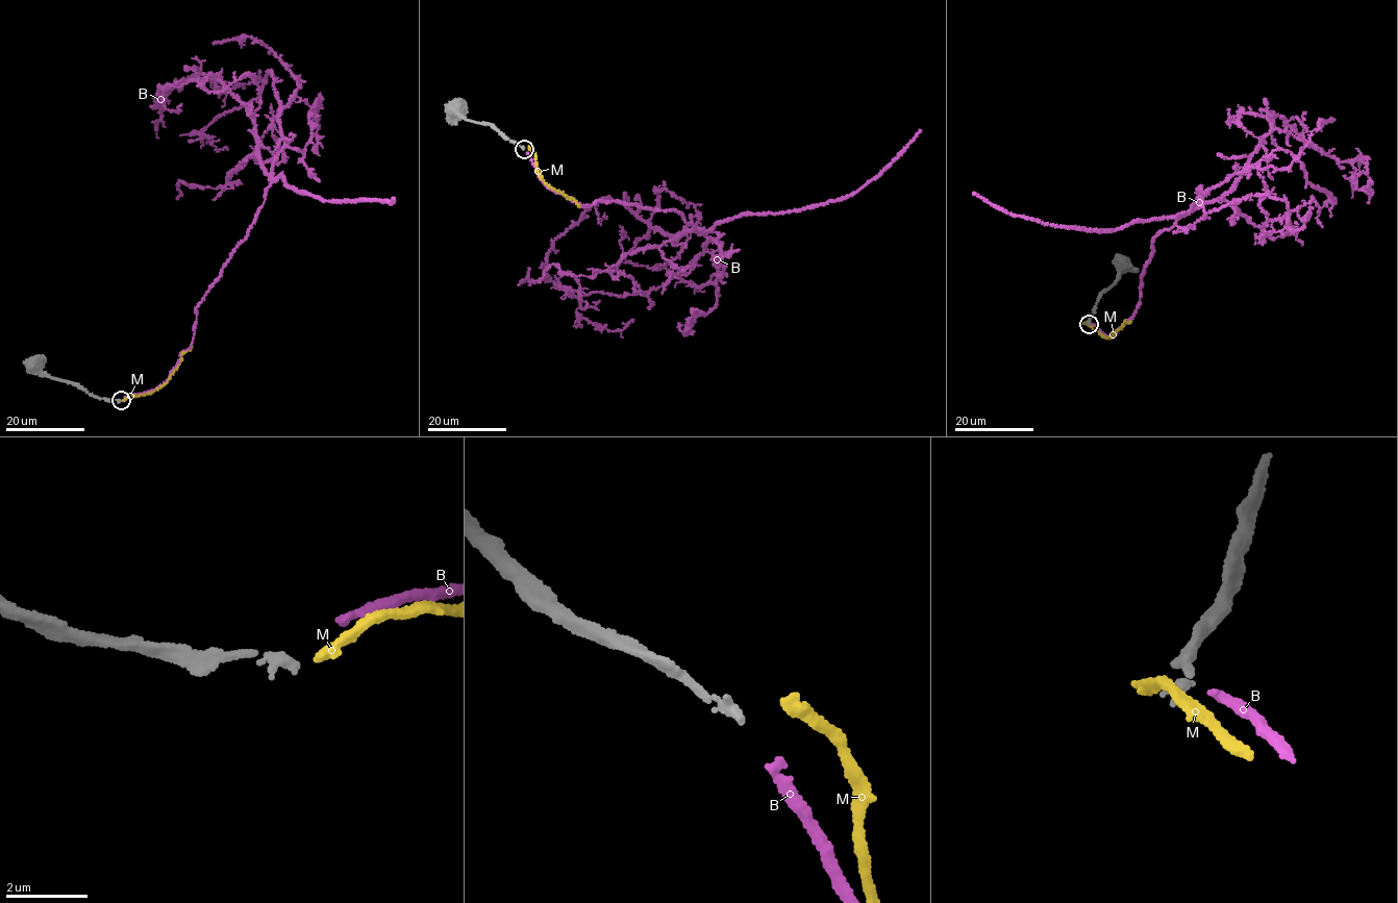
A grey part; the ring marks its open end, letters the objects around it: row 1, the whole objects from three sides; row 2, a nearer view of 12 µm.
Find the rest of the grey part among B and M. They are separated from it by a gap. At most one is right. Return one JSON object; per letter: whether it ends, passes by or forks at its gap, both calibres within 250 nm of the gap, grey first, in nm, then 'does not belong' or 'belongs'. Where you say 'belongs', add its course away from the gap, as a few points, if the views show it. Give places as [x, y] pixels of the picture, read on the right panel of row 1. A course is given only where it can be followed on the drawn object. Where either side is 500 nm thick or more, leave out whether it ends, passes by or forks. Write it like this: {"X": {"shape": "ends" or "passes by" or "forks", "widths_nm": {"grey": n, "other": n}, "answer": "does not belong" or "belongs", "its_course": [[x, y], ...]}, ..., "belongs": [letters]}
{"B": {"shape": "ends", "widths_nm": {"grey": 240, "other": 200}, "answer": "does not belong"}, "M": {"shape": "ends", "widths_nm": {"grey": 240, "other": 280}, "answer": "does not belong"}, "belongs": []}

